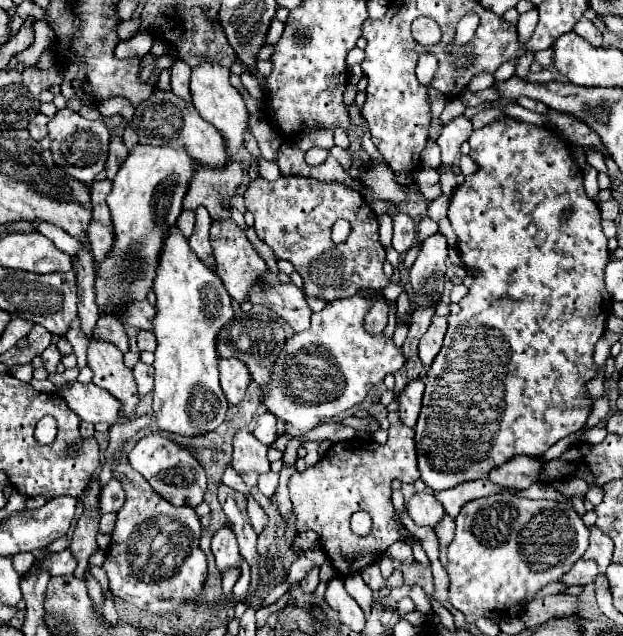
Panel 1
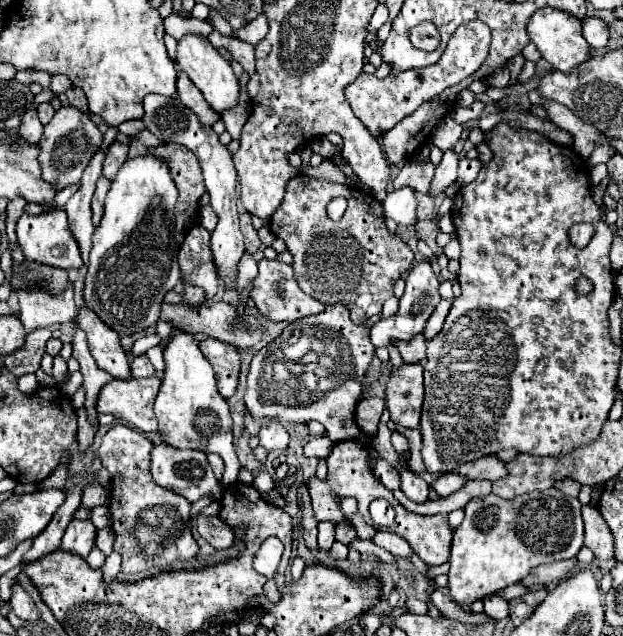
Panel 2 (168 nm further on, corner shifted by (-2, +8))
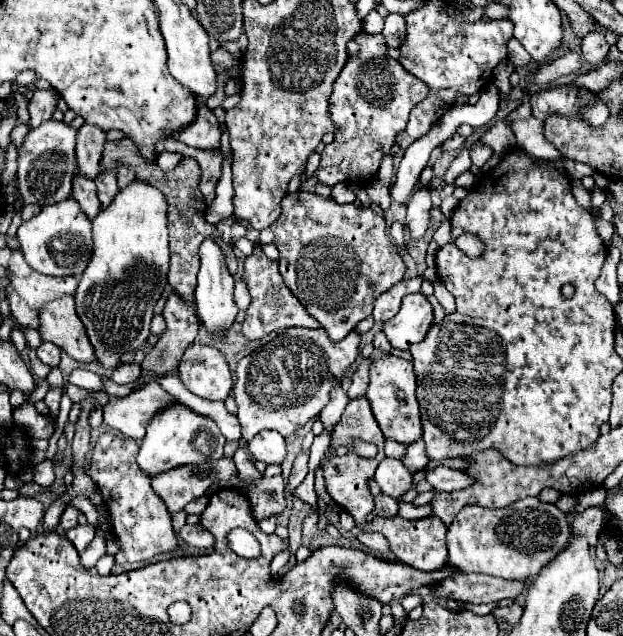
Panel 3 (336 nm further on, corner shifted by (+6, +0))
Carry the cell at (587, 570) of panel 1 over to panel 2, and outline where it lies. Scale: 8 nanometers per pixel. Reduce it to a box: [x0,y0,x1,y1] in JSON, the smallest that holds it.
[520,559,576,587]

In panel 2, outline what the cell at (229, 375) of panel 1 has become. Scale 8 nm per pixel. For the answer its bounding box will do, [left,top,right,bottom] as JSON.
[200,339,240,399]

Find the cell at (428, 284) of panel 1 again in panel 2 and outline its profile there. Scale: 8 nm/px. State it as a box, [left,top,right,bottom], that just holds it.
[370,261,440,347]

